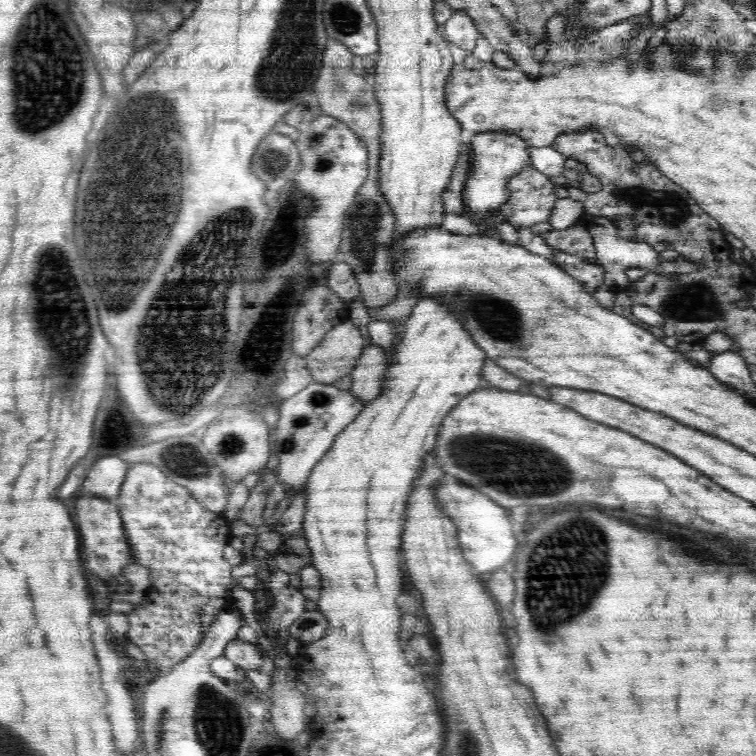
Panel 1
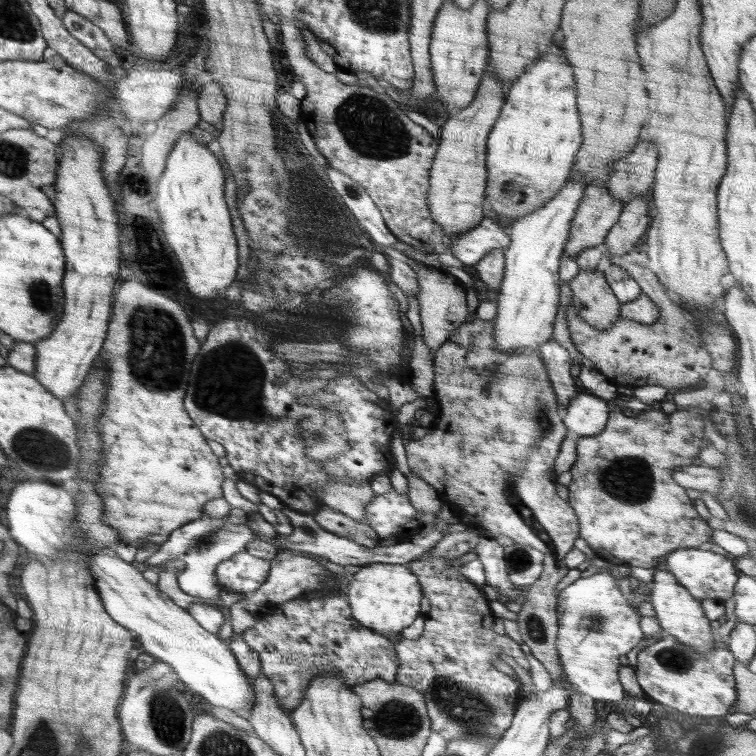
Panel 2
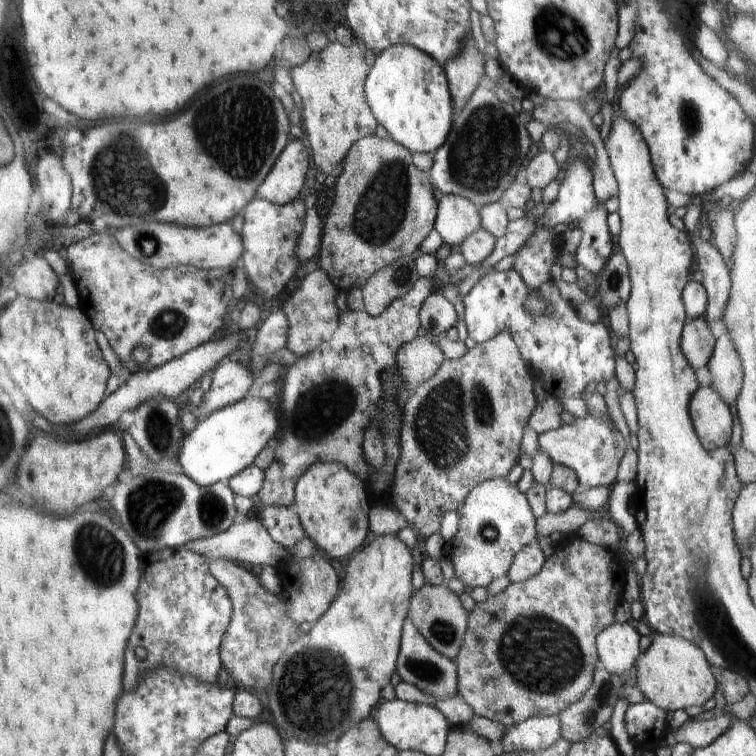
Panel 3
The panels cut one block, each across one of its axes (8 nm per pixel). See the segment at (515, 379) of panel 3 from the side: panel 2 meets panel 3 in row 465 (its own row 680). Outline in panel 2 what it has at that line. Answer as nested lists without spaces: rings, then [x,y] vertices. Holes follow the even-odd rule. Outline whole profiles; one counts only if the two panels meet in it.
[[[429,553],[422,560],[408,565],[411,572],[418,577],[423,596],[428,599],[432,608],[428,614],[425,614],[422,634],[414,640],[402,639],[396,644],[396,654],[400,660],[396,680],[400,684],[414,688],[424,696],[431,729],[434,732],[440,732],[447,741],[460,740],[468,736],[476,736],[476,738],[486,736],[492,748],[511,725],[520,690],[516,681],[508,674],[496,670],[493,663],[501,661],[501,654],[510,656],[516,664],[527,671],[529,671],[529,663],[527,656],[520,649],[520,644],[508,635],[499,635],[492,630],[497,619],[489,606],[492,593],[480,590],[466,576],[459,574],[459,568],[452,566],[456,560],[457,558],[440,558]]]

